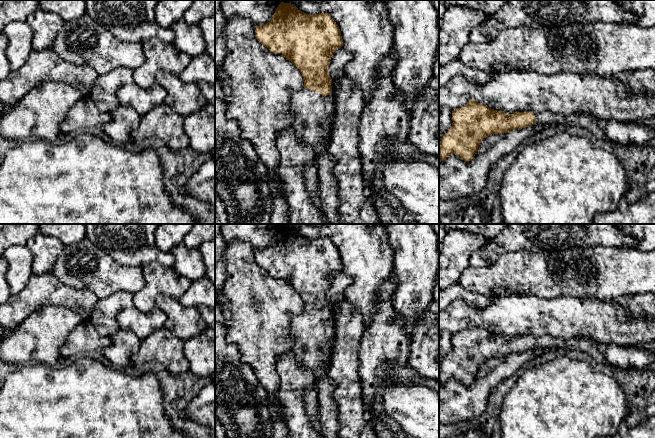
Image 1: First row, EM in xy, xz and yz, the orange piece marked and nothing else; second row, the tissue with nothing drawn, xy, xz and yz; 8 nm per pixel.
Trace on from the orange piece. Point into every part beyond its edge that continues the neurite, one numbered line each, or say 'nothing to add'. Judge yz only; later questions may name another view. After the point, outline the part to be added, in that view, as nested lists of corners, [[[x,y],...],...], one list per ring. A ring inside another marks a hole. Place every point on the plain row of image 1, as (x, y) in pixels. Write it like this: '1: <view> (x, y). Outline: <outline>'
1: yz (546, 342). Outline: [[[551,335],[534,337],[534,339],[536,341],[536,348],[543,350],[583,350],[584,352],[587,352],[595,360],[595,362],[610,365],[603,354],[597,349],[596,345],[589,339],[571,338],[569,340],[565,340]]]

